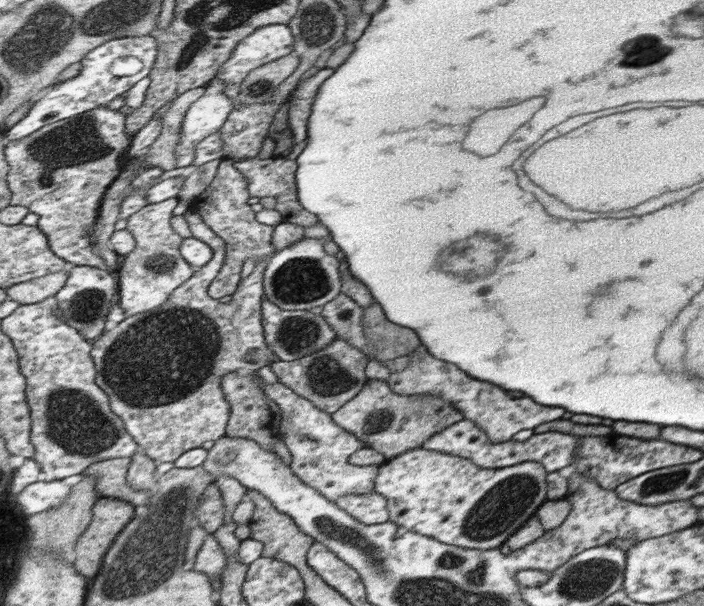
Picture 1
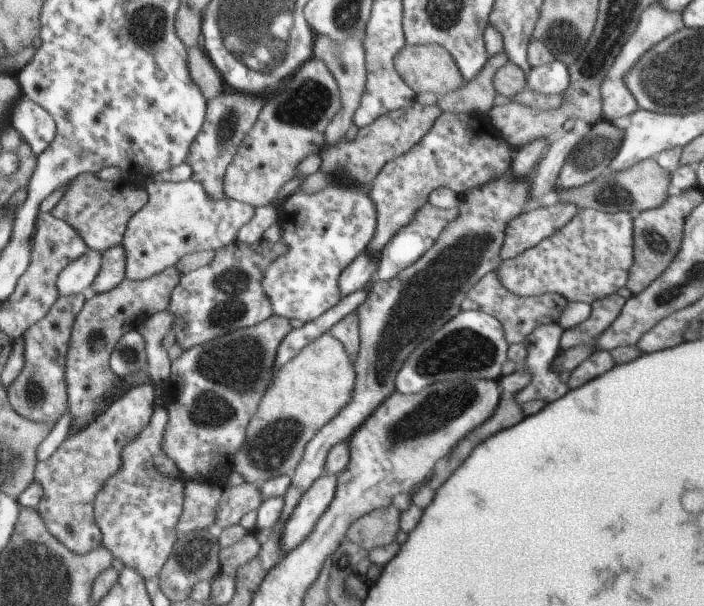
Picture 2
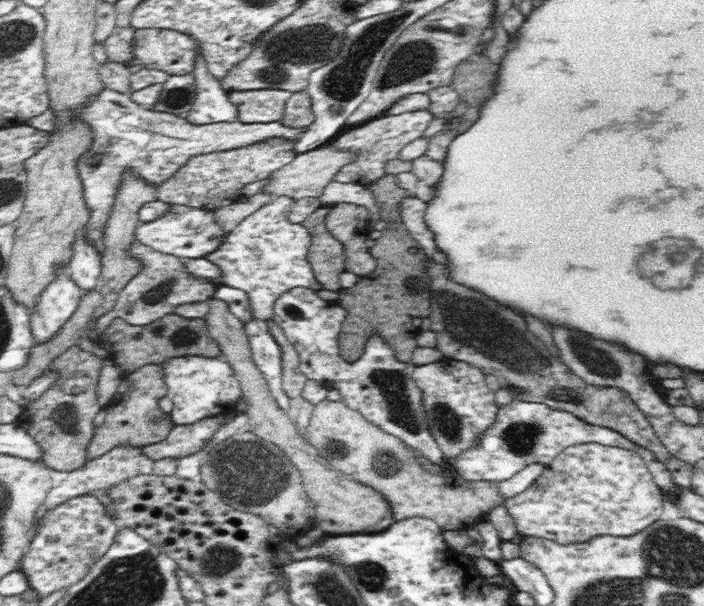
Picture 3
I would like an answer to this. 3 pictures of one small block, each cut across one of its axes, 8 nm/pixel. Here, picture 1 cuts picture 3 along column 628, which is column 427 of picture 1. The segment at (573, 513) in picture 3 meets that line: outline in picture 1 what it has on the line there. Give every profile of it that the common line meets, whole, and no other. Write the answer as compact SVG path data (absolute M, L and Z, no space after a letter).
M413 448L411 452L385 460L379 466L379 474L373 490L375 494L387 498L389 522L401 526L403 530L431 536L443 544L459 546L465 550L493 550L503 546L545 500L545 482L547 482L545 472L547 470L543 468L543 464L537 462L489 470L489 468L479 468L467 458Z

